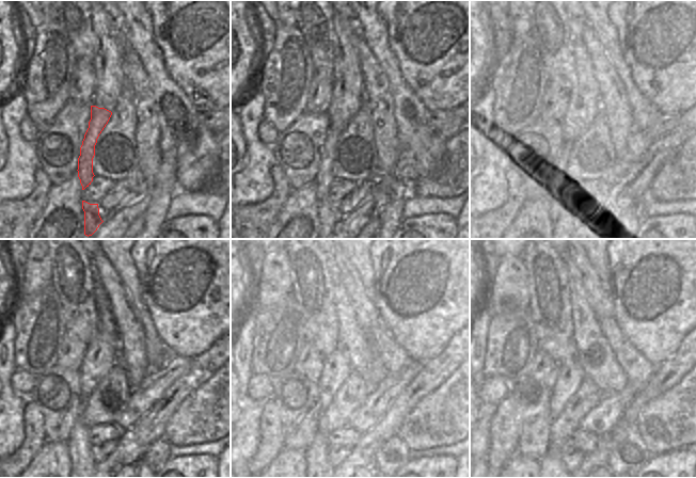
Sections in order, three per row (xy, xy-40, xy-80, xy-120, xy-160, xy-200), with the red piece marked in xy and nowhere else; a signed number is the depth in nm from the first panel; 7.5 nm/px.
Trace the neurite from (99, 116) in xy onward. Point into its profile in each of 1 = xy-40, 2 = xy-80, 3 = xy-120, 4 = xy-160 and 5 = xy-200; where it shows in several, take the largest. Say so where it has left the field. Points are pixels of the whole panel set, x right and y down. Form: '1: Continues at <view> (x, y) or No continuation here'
1: Continues at xy-40 (328, 214)
2: Continues at xy-80 (562, 210)
3: Continues at xy-120 (79, 445)
4: Continues at xy-160 (316, 455)
5: Continues at xy-200 (547, 456).

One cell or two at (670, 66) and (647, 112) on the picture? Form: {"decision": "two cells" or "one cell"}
{"decision": "two cells"}

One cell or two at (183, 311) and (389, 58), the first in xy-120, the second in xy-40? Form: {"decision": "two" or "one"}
{"decision": "two"}

